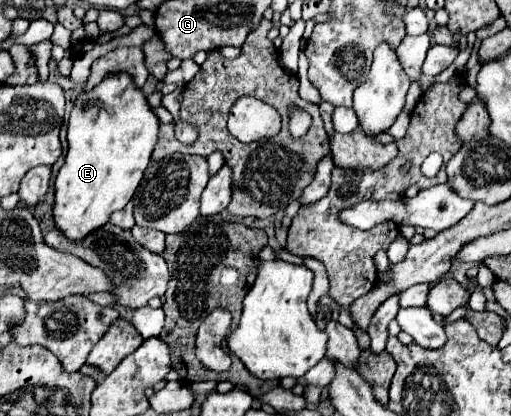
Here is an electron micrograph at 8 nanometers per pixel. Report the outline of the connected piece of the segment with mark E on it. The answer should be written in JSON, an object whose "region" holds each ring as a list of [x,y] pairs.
{"region":[[[111,73],[95,85],[91,91],[81,91],[75,107],[69,117],[69,131],[67,131],[67,155],[65,163],[57,173],[55,179],[55,225],[69,237],[69,239],[83,239],[87,233],[99,229],[109,221],[113,211],[119,211],[127,205],[133,197],[135,189],[141,183],[143,171],[151,161],[153,147],[157,143],[161,121],[157,119],[153,107],[147,101],[143,89],[135,87],[135,81],[127,73]]]}

